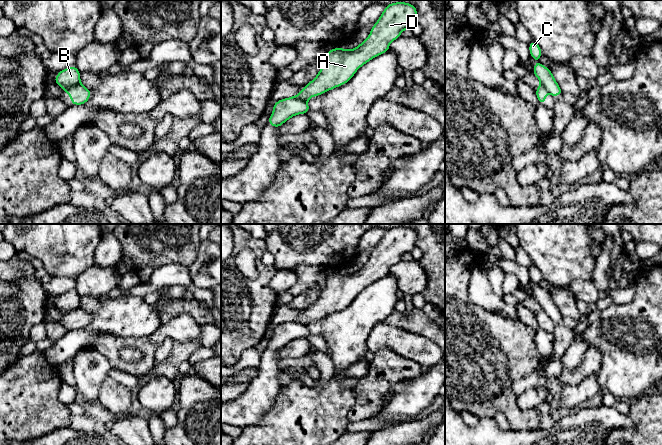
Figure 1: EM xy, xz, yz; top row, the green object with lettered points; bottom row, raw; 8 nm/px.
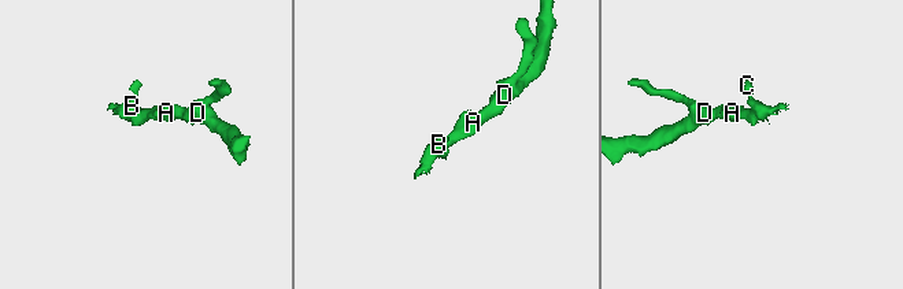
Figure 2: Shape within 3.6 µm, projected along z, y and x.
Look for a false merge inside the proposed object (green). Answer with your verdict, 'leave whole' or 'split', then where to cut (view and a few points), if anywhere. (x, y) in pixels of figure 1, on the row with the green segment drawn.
split; cut in xy along (80, 83), (69, 87), (65, 91)

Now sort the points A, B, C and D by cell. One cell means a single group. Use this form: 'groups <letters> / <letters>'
groups A D / B C

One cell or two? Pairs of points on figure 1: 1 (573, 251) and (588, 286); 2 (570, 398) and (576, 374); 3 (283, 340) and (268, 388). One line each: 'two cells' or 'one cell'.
1: two cells
2: two cells
3: one cell

